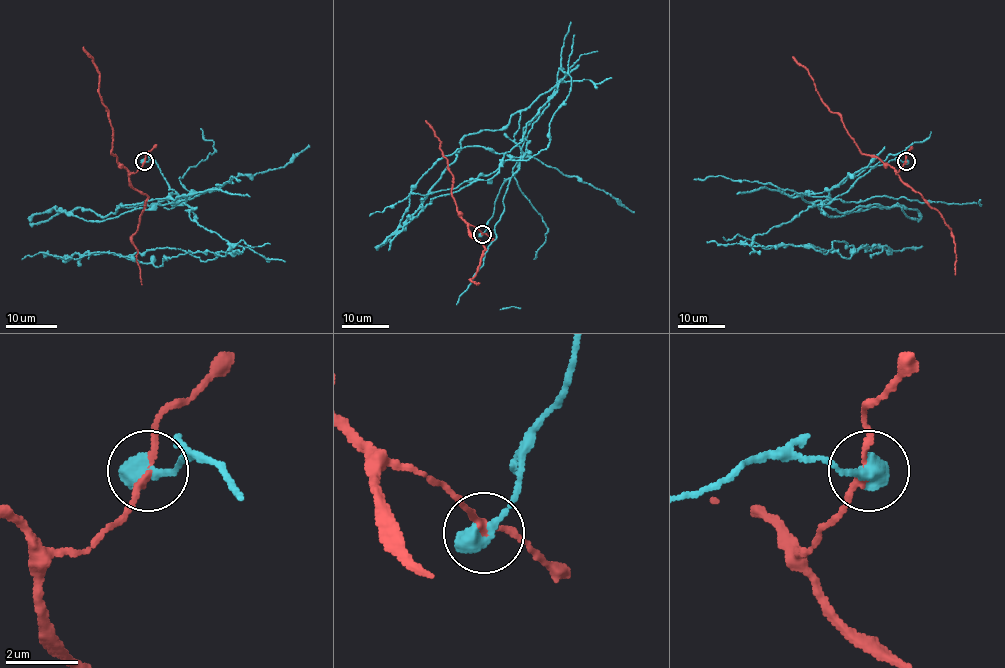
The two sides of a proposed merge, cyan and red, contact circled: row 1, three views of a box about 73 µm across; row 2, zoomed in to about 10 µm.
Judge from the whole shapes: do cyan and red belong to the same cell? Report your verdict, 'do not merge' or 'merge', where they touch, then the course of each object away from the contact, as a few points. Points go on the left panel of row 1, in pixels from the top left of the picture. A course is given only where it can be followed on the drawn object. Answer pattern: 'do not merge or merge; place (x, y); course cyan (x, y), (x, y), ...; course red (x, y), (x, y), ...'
do not merge; place (144, 161); course cyan (145, 161), (193, 210), (190, 217), (227, 240), (224, 256), (188, 251), (159, 266), (114, 252), (21, 260); course red (145, 161), (136, 172), (130, 172), (111, 153), (112, 129), (98, 91), (100, 72), (83, 48)

